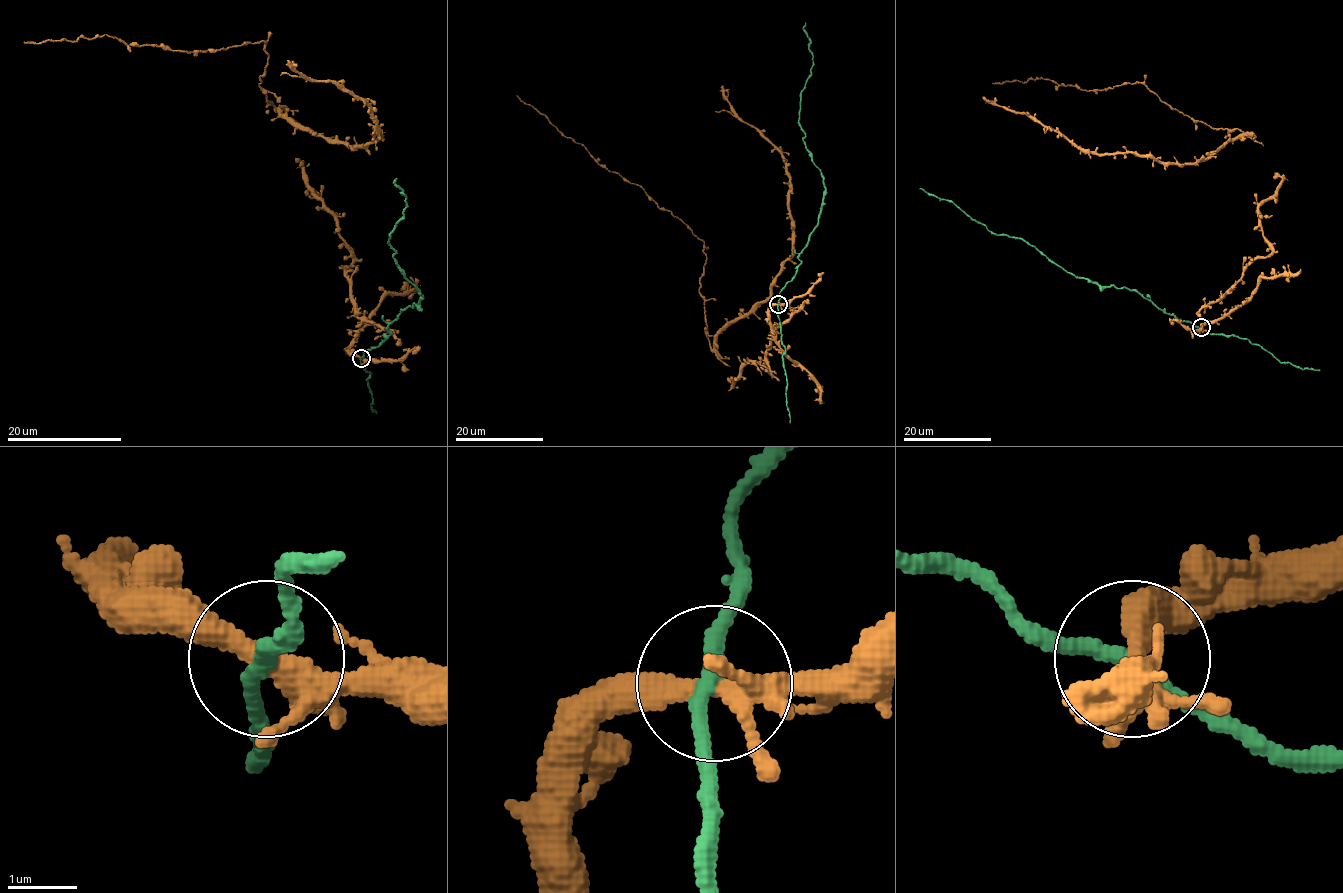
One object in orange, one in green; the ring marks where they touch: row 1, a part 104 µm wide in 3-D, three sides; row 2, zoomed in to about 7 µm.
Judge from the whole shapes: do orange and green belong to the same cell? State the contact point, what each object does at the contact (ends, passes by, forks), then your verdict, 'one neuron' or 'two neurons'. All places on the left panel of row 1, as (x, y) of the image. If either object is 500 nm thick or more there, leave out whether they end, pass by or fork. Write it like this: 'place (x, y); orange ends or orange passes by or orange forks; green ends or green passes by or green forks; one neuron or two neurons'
place (361, 358); orange forks; green passes by; two neurons

